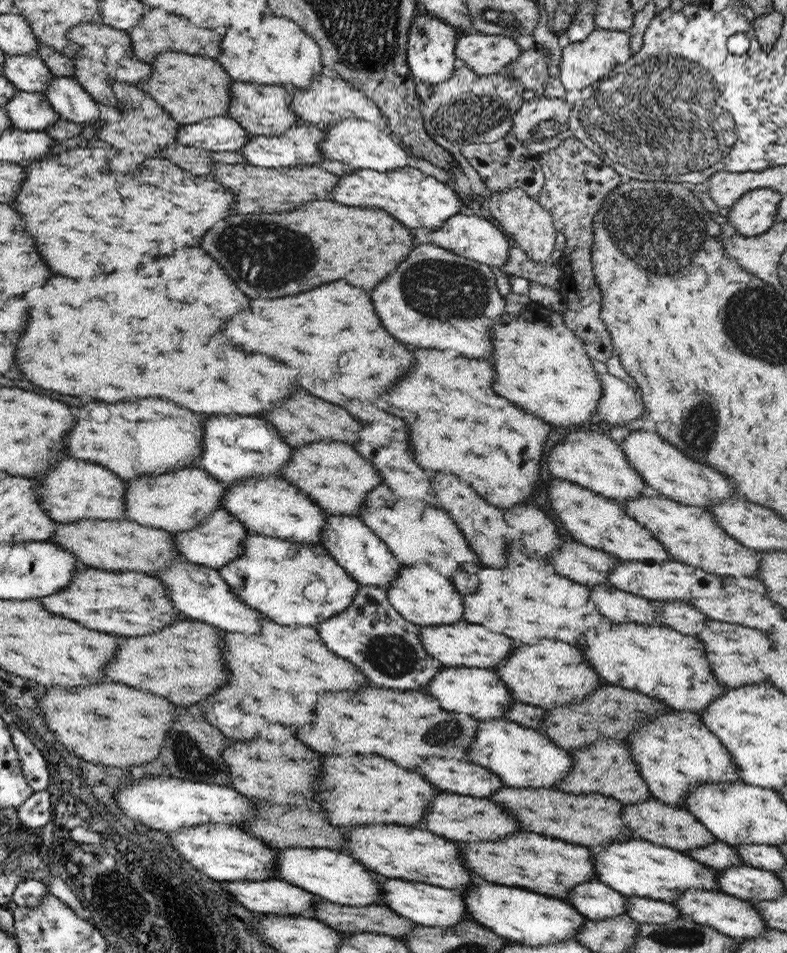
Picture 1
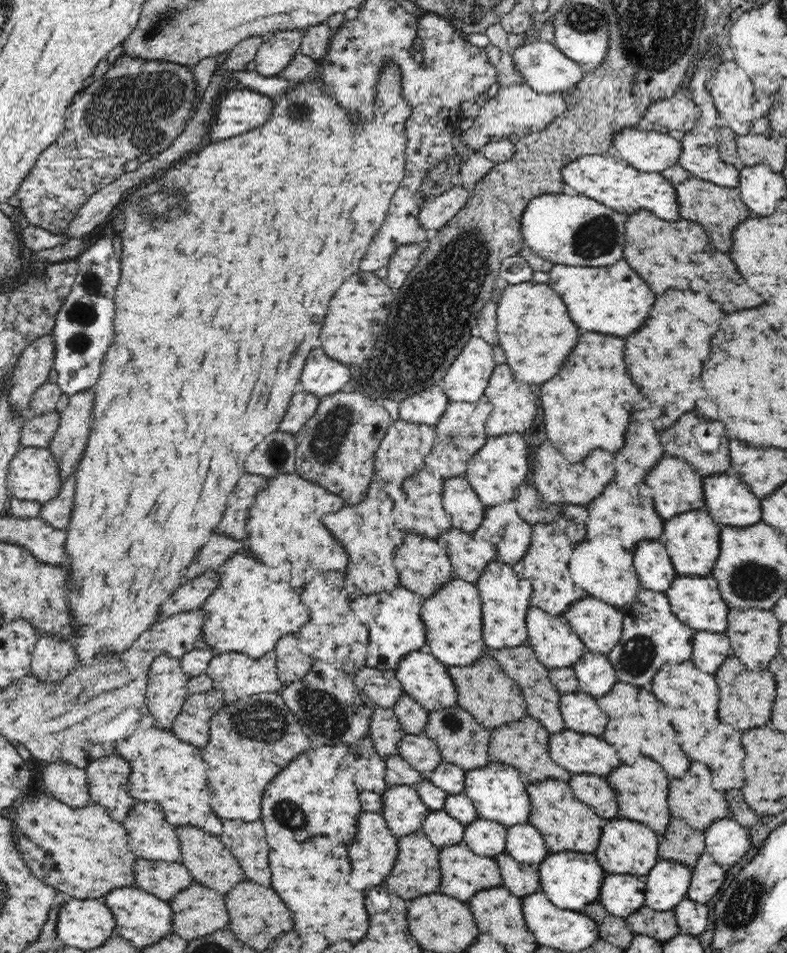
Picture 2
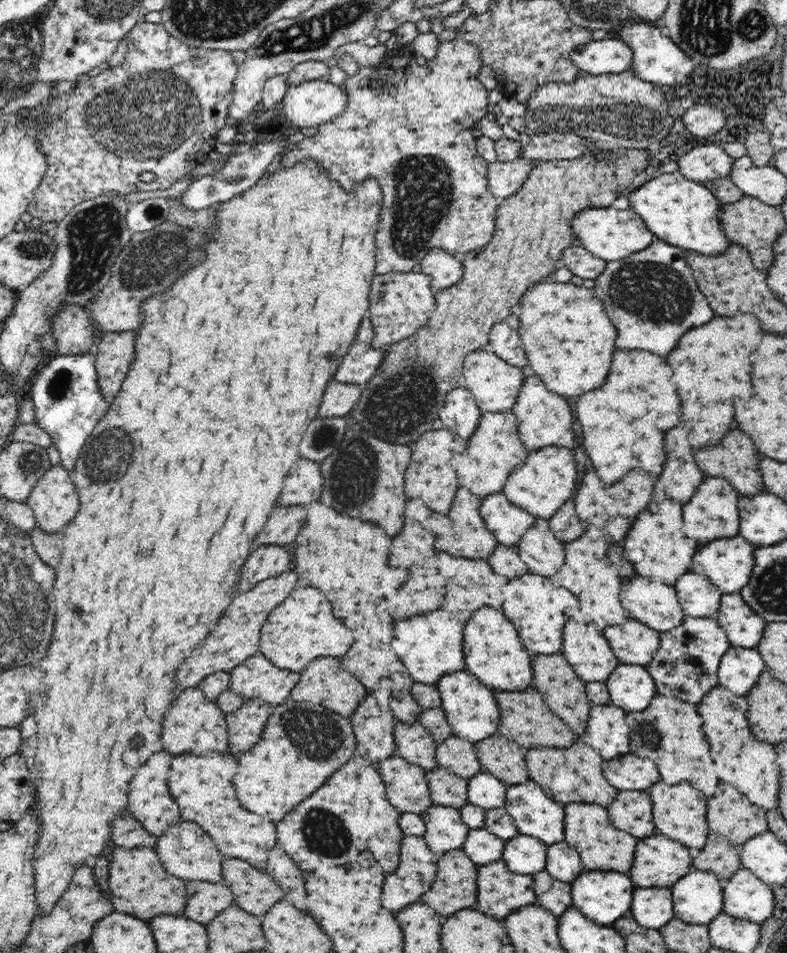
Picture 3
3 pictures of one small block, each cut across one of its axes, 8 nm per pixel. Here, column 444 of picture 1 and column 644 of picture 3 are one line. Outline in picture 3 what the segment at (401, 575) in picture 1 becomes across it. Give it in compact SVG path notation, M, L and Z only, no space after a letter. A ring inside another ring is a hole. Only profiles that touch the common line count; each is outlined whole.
M635 574L625 578L620 586L620 601L630 619L636 620L658 633L669 632L683 624L686 616L676 596L675 587L664 584L658 577Z

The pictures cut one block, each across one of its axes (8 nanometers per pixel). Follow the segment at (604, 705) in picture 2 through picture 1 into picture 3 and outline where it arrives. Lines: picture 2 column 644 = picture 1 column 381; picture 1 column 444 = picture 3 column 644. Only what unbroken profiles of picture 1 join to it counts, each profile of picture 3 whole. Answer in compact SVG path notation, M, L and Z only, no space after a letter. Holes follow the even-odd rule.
M657 693L650 701L650 706L646 710L629 712L626 715L626 722L630 727L630 752L638 755L640 758L650 758L658 764L660 776L664 782L668 784L676 784L676 782L692 782L692 786L696 786L698 790L702 790L706 796L714 796L718 790L718 778L716 778L716 766L714 760L710 756L710 746L708 740L702 732L702 718L696 712L694 704L680 700L678 698L669 697Z

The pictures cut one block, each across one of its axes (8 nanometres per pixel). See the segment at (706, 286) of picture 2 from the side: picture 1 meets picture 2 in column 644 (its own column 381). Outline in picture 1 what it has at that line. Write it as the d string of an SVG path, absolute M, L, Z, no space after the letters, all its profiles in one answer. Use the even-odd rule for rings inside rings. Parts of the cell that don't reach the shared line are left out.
M329 198L298 204L294 212L284 214L236 214L234 218L226 218L226 222L218 222L202 248L228 270L228 276L246 296L282 298L334 280L348 280L348 284L354 282L354 286L374 290L378 282L404 262L414 244L411 229L386 211L344 206Z

